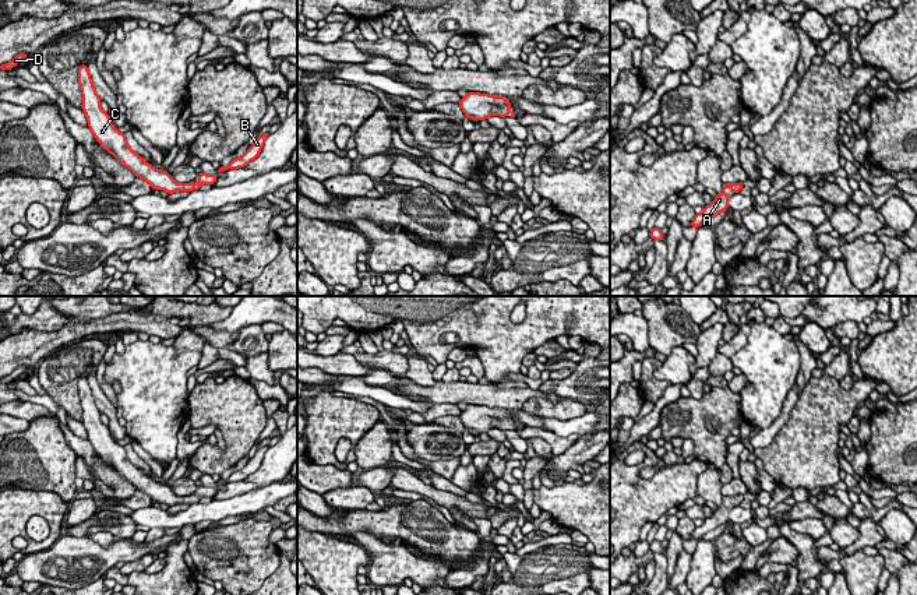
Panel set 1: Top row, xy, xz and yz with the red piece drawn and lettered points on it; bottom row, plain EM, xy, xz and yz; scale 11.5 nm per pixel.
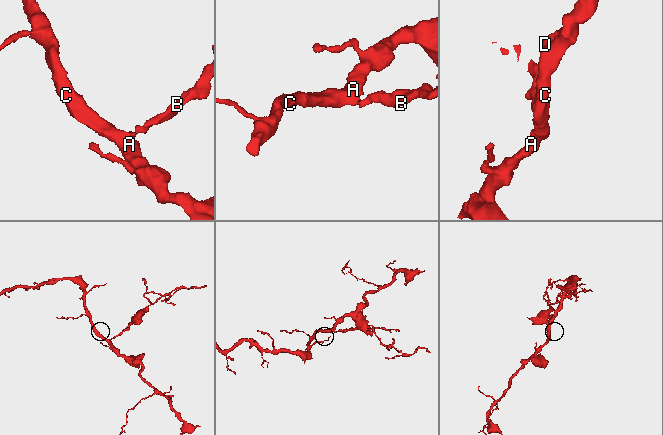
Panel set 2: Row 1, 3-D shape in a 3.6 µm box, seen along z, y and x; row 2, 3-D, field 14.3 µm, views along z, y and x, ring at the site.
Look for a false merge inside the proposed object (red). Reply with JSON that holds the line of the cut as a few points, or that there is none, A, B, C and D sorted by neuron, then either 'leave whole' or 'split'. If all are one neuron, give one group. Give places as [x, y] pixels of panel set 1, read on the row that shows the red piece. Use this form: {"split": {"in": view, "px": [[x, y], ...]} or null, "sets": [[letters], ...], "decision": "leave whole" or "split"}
{"split": null, "sets": [["A", "B", "C", "D"]], "decision": "leave whole"}

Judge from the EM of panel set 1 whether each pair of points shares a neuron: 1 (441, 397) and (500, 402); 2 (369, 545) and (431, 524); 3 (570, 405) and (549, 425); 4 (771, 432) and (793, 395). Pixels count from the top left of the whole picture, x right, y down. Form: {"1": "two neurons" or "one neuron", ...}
{"1": "one neuron", "2": "two neurons", "3": "two neurons", "4": "one neuron"}

